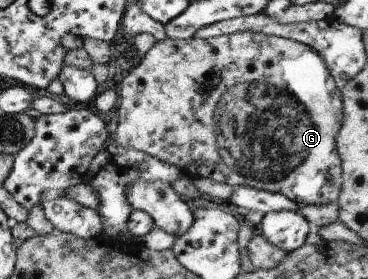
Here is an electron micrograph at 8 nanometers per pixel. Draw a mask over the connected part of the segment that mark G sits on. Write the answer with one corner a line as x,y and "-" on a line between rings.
237,32
214,38
191,38
183,41
162,39
142,56
138,65
130,72
117,75
120,97
118,105
118,121
110,138
124,148
146,153
163,163
174,165
190,179
208,178
229,186
247,186
256,190
278,193
286,199
303,205
325,205
335,203
341,191
341,164
335,149
335,136
341,125
341,94
336,88
333,78
325,67
323,60
310,47
290,39
275,36
264,36
253,32

